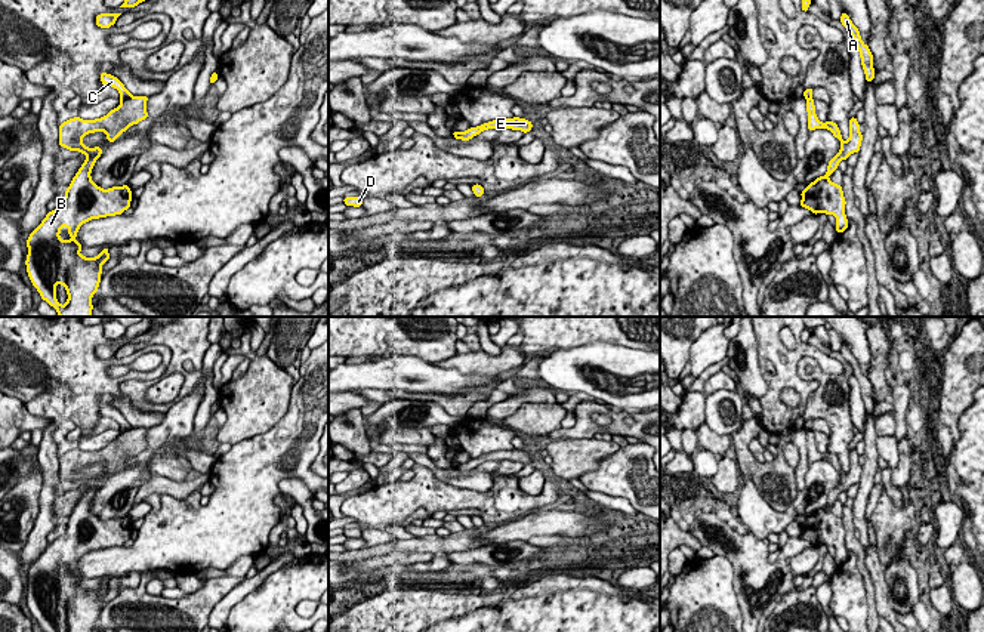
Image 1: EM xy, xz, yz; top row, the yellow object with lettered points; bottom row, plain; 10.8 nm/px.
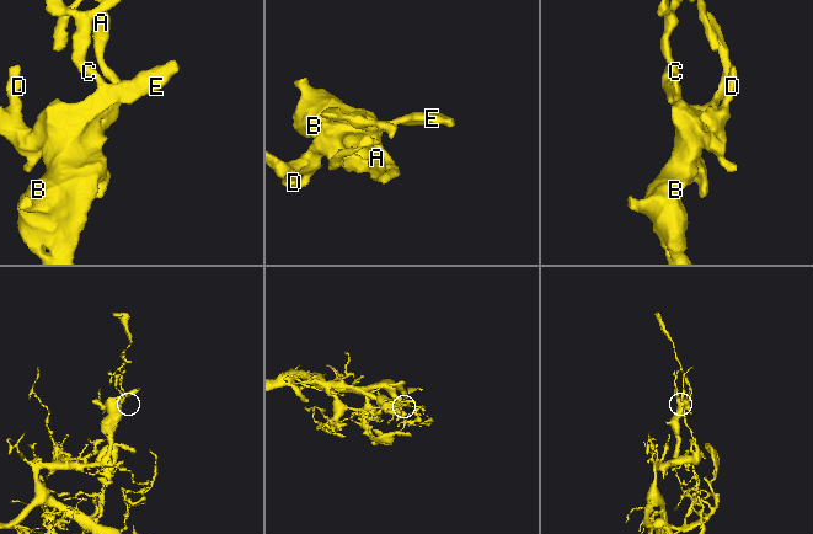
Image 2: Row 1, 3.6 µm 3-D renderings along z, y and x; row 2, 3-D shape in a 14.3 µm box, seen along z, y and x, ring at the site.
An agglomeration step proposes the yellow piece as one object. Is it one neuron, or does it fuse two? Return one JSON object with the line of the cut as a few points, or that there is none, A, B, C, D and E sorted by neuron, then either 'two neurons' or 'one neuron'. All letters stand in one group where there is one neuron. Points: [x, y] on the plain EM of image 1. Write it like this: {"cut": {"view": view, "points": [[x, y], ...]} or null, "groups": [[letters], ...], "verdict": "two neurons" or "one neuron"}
{"cut": {"view": "xy", "points": [[132, 428], [122, 432]]}, "groups": [["A", "B", "D", "E"], ["C"]], "verdict": "two neurons"}

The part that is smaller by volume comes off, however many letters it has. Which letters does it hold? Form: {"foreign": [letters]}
{"foreign": ["C"]}

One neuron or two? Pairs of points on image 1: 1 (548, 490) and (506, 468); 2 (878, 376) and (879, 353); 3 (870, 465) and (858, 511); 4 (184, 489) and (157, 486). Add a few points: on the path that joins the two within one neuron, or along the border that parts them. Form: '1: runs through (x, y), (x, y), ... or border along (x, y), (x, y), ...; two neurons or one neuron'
1: border along (493, 472), (514, 475); two neurons
2: runs through (878, 370), (879, 358); one neuron
3: runs through (867, 477), (861, 499); one neuron
4: runs through (178, 489), (163, 486); one neuron

